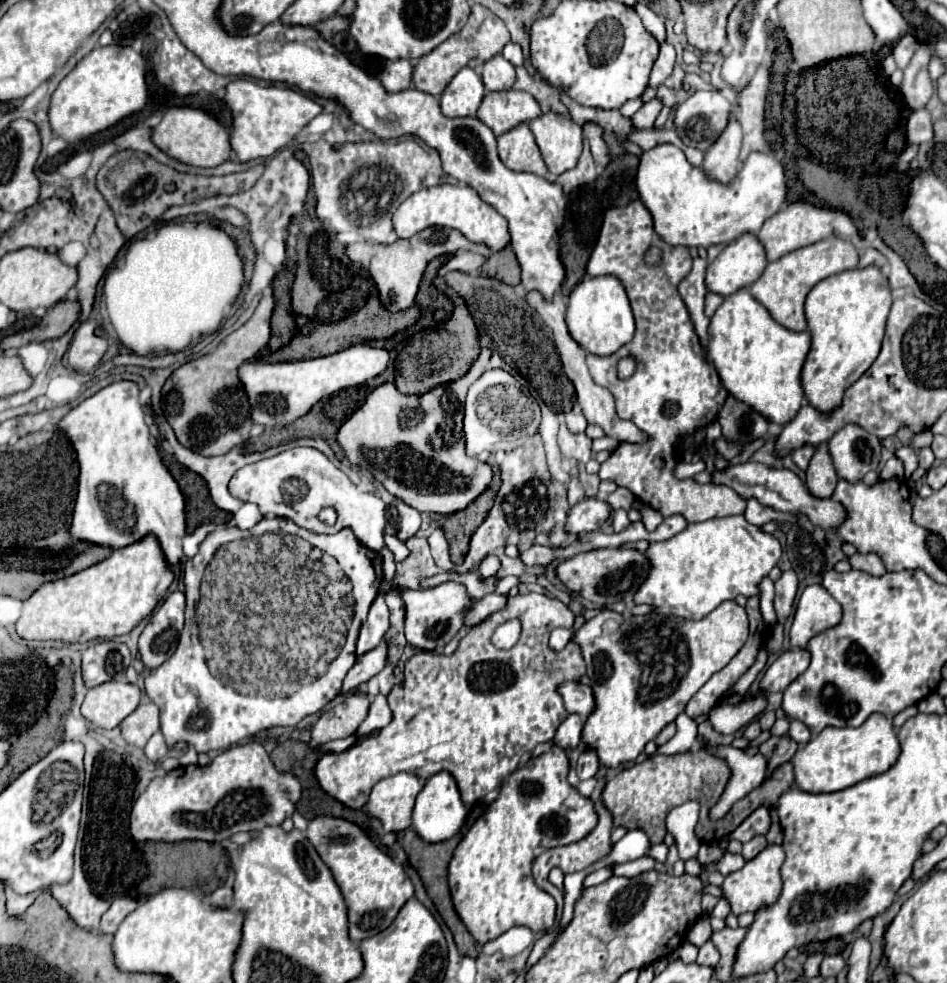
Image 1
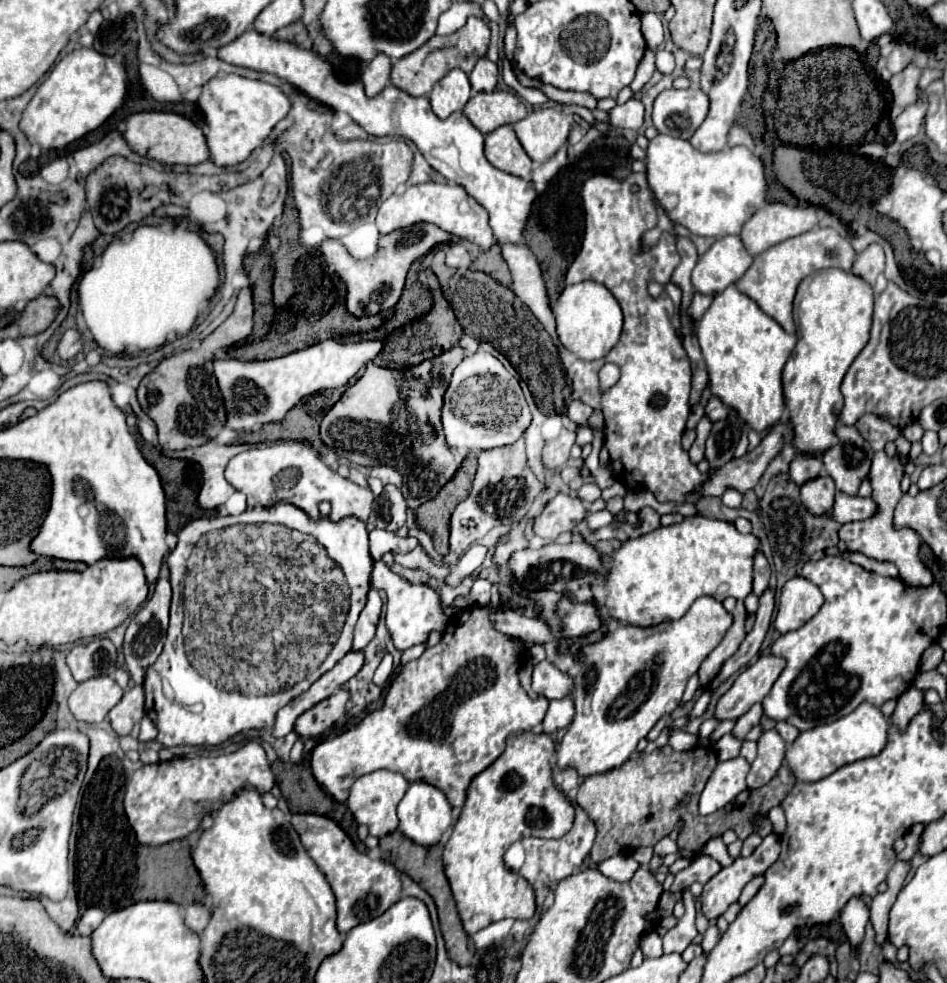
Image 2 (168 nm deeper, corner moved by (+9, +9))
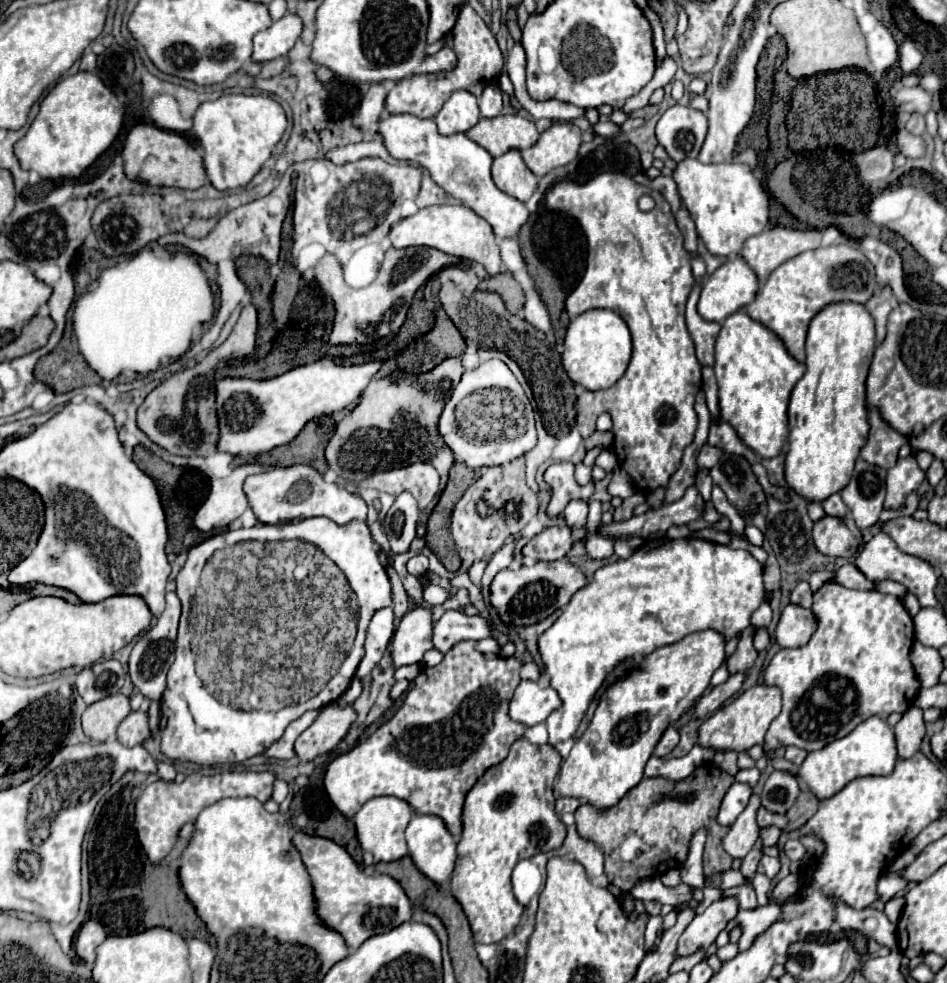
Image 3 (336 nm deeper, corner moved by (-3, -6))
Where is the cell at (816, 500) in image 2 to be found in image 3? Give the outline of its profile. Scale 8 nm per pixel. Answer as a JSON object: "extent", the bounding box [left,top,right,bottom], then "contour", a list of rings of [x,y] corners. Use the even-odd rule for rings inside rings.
{"extent":[812,516,862,558],"contour":[[[824,516],[814,524],[812,538],[816,548],[826,556],[850,558],[862,540],[860,530],[846,516]]]}

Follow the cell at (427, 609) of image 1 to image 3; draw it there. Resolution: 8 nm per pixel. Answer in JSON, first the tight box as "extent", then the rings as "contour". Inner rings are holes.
{"extent":[392,608,434,666],"contour":[[[414,608],[404,614],[392,640],[392,662],[394,666],[408,666],[422,662],[424,654],[432,644],[434,620],[428,608]]]}

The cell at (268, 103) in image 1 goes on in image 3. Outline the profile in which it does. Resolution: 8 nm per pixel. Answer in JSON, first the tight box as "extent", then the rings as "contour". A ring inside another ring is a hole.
{"extent":[192,94,288,190],"contour":[[[226,94],[214,102],[200,104],[200,108],[194,114],[192,130],[204,150],[204,166],[206,166],[206,174],[208,174],[212,186],[218,190],[232,190],[232,188],[246,186],[260,172],[262,164],[272,156],[272,148],[284,136],[286,126],[288,126],[288,118],[286,118],[282,106],[266,94],[254,94],[254,96]]]}

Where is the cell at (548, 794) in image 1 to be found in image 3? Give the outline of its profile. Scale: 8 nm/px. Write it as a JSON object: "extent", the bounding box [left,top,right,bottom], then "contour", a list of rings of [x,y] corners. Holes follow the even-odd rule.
{"extent":[450,738,566,944],"contour":[[[526,738],[512,744],[504,762],[490,768],[468,792],[462,812],[462,838],[450,890],[470,920],[474,942],[492,944],[510,936],[524,914],[512,892],[512,870],[522,858],[560,848],[566,826],[554,810],[554,780],[562,758],[554,746],[534,746]]]}

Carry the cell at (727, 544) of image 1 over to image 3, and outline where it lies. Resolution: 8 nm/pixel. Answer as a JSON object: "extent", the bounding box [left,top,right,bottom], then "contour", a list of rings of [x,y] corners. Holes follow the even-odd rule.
{"extent":[538,538,762,744],"contour":[[[702,538],[646,540],[630,558],[616,560],[600,568],[594,574],[594,580],[572,596],[560,618],[538,640],[544,672],[550,676],[550,686],[562,698],[562,706],[546,718],[550,744],[558,744],[574,736],[604,676],[620,660],[646,656],[660,646],[674,644],[684,636],[706,628],[714,628],[730,638],[750,624],[750,616],[760,608],[762,602],[762,564],[748,550],[734,550],[730,546],[714,544]]]}

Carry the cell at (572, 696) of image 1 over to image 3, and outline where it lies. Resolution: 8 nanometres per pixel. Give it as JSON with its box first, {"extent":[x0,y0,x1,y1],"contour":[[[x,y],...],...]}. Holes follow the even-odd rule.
{"extent":[510,680,560,726],"contour":[[[522,680],[510,702],[510,716],[526,726],[534,726],[544,722],[556,708],[560,708],[560,696],[556,696],[552,686]]]}

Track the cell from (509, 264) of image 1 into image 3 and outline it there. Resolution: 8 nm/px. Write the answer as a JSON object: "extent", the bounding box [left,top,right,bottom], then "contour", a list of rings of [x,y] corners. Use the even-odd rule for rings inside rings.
{"extent":[478,272,524,314],"contour":[[[500,272],[496,276],[490,276],[490,278],[484,278],[480,284],[478,284],[478,290],[488,290],[488,292],[498,292],[506,304],[506,308],[512,312],[512,314],[518,314],[522,308],[524,308],[524,292],[518,284],[518,280],[510,274],[510,272]]]}

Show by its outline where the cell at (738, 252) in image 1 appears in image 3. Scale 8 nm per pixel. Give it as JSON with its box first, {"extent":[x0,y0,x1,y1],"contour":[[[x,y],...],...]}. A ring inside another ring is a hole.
{"extent":[698,256,758,322],"contour":[[[734,256],[730,260],[726,260],[710,278],[706,278],[702,292],[700,292],[700,302],[698,302],[698,312],[704,320],[710,322],[722,322],[726,316],[730,316],[732,312],[748,306],[758,290],[758,276],[752,272],[752,268],[748,266],[748,262],[740,256]]]}

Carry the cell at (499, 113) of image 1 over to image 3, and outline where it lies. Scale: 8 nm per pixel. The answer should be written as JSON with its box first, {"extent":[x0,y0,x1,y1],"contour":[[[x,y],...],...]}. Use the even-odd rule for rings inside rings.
{"extent":[466,114,540,156],"contour":[[[504,114],[496,118],[480,118],[474,128],[466,132],[476,144],[486,148],[492,156],[500,156],[512,148],[524,150],[536,144],[540,132],[534,122],[520,114]]]}

